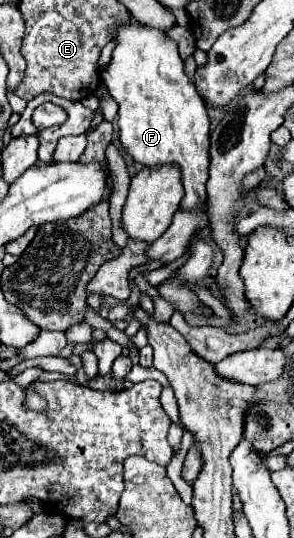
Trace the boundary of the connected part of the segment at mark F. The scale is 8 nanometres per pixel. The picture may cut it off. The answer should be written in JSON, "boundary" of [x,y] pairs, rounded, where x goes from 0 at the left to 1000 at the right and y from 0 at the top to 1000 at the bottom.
{"boundary":[[[463,35],[395,46],[381,72],[395,87],[367,128],[347,136],[347,151],[401,191],[401,240],[422,277],[456,299],[497,310],[558,303],[612,307],[619,344],[633,351],[612,385],[639,392],[687,385],[714,303],[714,221],[694,184],[626,136],[626,113],[605,102],[599,76],[558,58],[497,50]]]}

